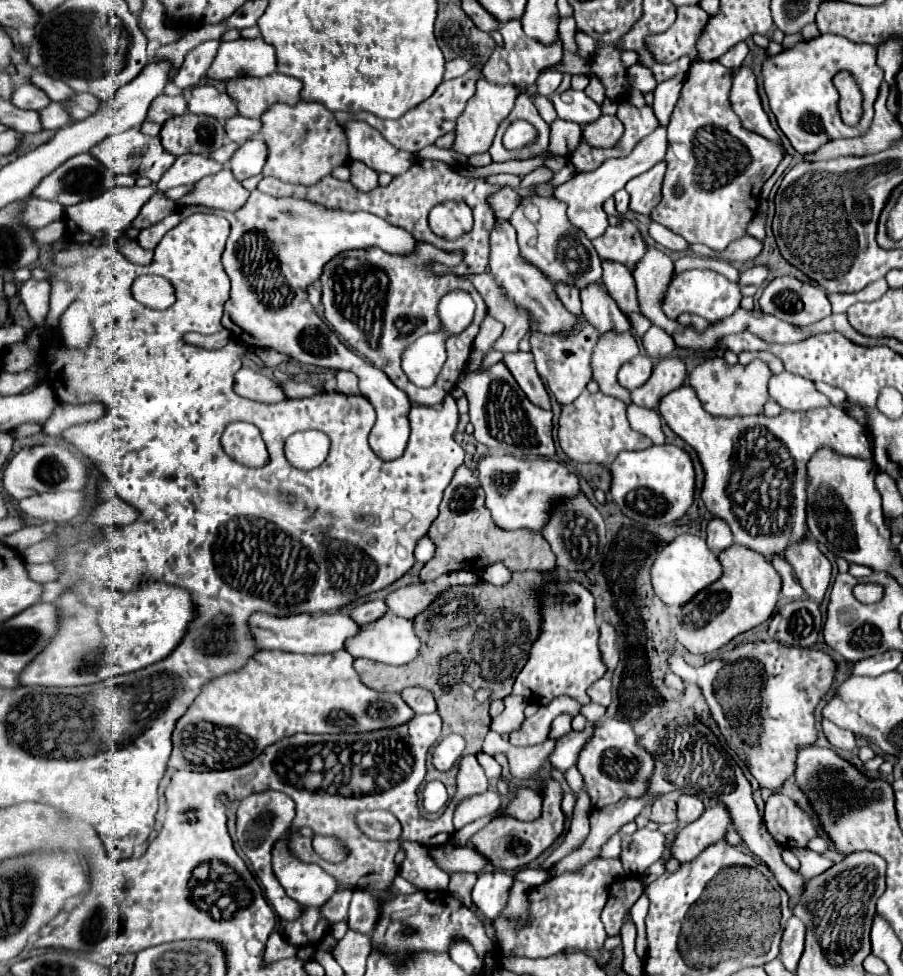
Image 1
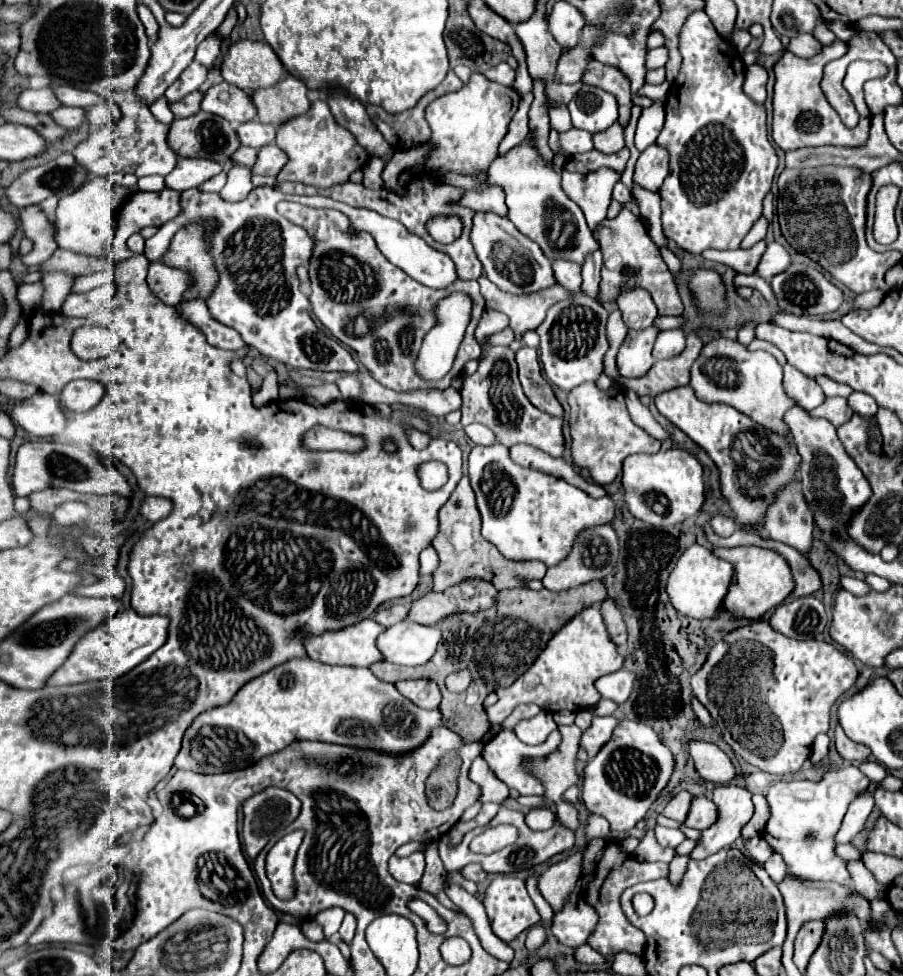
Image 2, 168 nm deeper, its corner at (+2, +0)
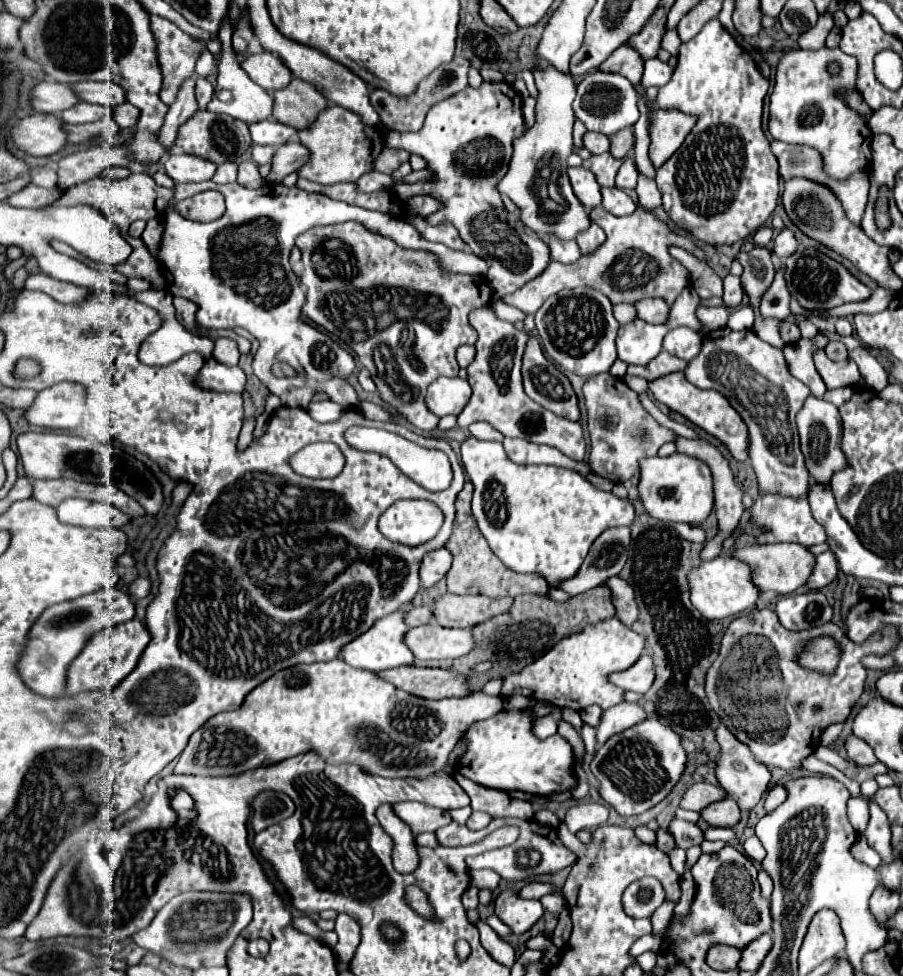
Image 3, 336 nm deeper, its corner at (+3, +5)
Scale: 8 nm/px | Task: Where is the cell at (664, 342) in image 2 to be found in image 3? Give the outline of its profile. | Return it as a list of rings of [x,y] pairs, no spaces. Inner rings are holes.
[[[687,327],[671,329],[663,339],[663,349],[679,359],[691,361],[701,351],[701,337],[697,331],[691,331]]]

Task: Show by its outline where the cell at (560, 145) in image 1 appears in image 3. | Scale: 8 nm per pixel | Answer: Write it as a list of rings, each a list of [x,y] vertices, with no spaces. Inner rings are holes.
[[[587,131],[583,135],[583,145],[585,149],[589,149],[593,155],[601,155],[609,151],[609,137],[607,135],[595,135],[591,131]]]

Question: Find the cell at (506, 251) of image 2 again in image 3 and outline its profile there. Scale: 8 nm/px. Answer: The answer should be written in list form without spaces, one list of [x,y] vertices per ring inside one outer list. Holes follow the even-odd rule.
[[[483,81],[477,89],[465,87],[449,99],[435,103],[429,109],[421,131],[403,135],[387,131],[385,135],[385,141],[395,141],[395,149],[421,155],[433,173],[431,181],[393,187],[393,195],[397,199],[409,199],[423,193],[445,203],[445,209],[429,215],[427,221],[431,225],[451,221],[459,229],[469,251],[489,263],[487,279],[495,299],[501,299],[503,295],[523,287],[523,283],[539,277],[551,263],[549,247],[539,239],[539,235],[527,231],[515,215],[505,211],[499,191],[495,189],[511,159],[513,139],[525,131],[521,103],[521,95],[513,89],[513,85],[505,81]]]

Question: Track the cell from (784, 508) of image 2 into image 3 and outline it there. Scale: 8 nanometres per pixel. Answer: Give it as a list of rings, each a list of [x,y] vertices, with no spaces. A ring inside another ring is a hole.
[[[727,327],[705,335],[701,353],[691,359],[685,377],[699,389],[719,391],[749,427],[749,457],[757,475],[759,493],[807,497],[809,473],[799,451],[795,415],[809,397],[809,387],[797,381],[783,359],[783,351],[761,341],[753,331],[731,331]]]

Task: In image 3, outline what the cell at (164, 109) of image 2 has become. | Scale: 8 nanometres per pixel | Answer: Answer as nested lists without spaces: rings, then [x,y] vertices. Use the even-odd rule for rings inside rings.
[[[151,15],[151,33],[155,35],[159,67],[163,75],[163,87],[159,97],[165,105],[171,105],[183,79],[193,75],[195,59],[201,45],[195,43],[169,19],[163,19],[159,15]]]

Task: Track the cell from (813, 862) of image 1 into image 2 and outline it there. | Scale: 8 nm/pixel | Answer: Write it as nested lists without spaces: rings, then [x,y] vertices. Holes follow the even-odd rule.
[[[838,844],[836,852],[838,852],[838,856],[842,856],[844,860],[862,860],[862,852],[860,852],[854,844]]]

